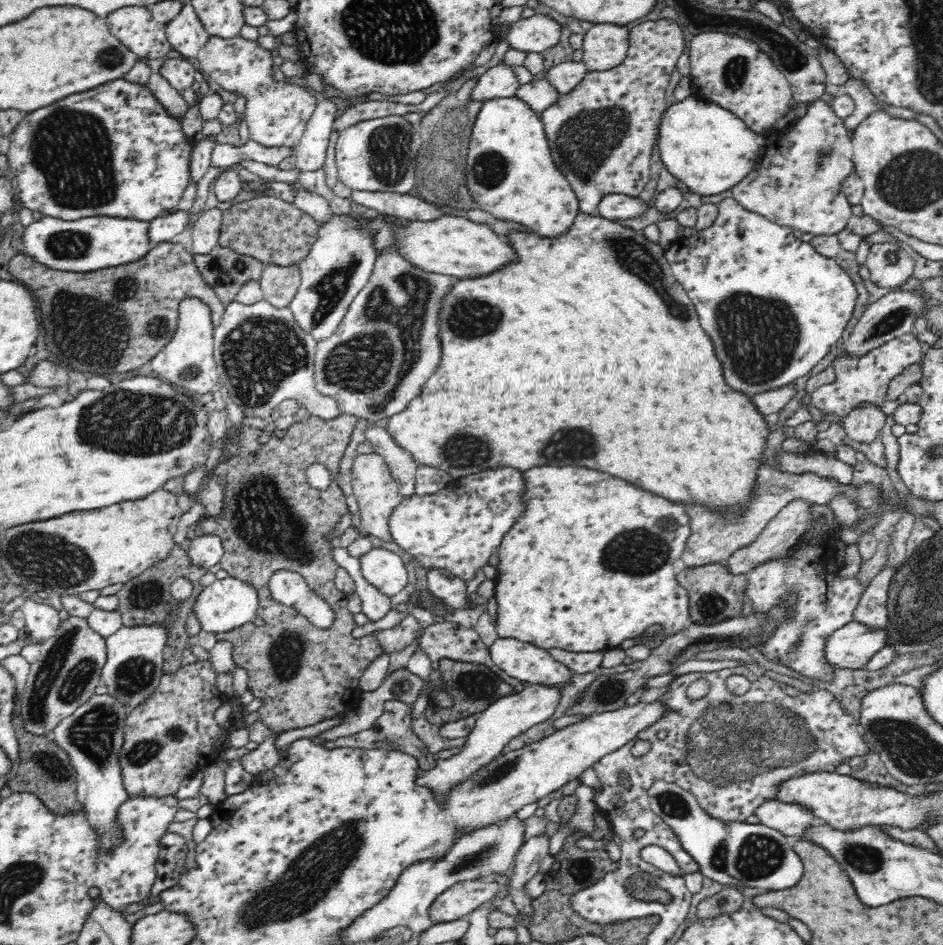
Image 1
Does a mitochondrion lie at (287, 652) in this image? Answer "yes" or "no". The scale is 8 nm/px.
yes

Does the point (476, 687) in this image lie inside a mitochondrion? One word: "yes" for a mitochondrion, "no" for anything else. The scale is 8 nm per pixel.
yes

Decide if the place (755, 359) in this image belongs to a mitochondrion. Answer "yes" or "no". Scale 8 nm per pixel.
yes

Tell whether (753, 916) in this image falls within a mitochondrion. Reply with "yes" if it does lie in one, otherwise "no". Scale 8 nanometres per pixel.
no

